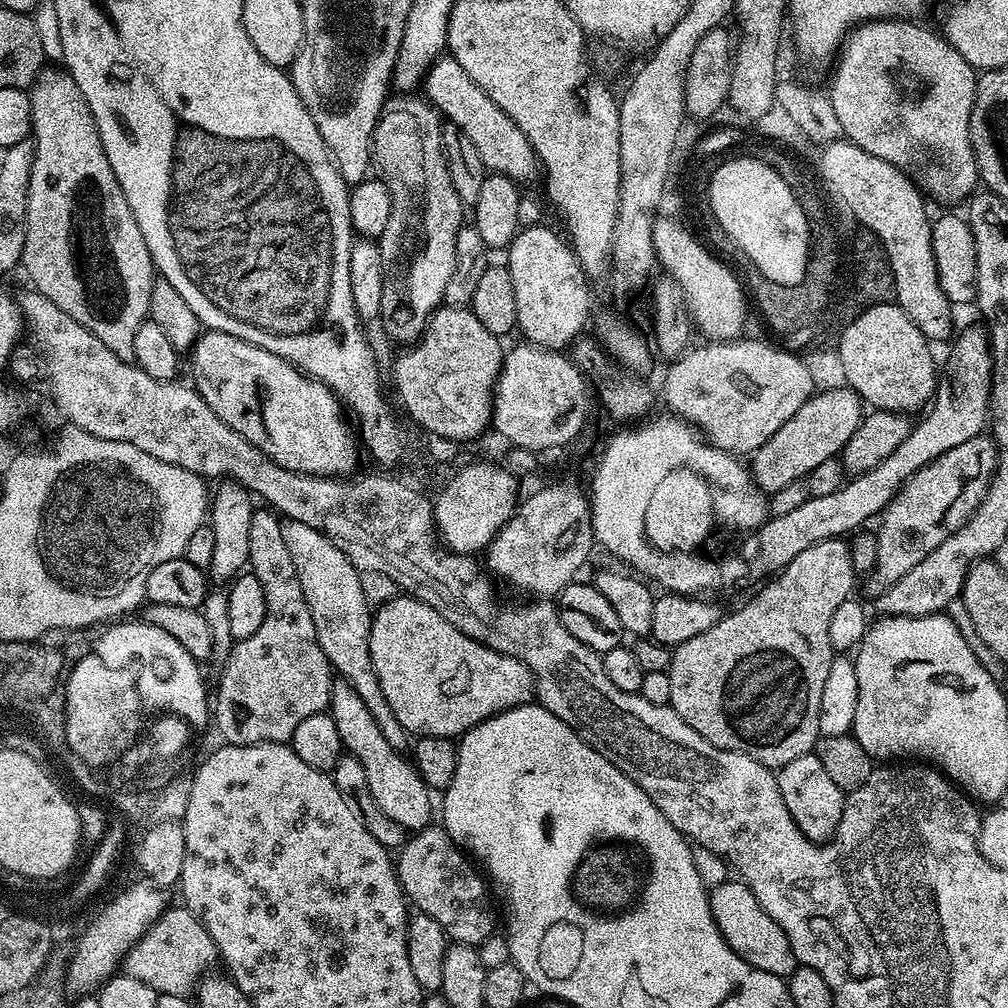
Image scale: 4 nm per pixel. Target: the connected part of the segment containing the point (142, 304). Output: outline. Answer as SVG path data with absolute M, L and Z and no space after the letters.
M45 66L32 83L30 89L32 98L32 135L36 149L34 150L34 166L30 170L28 183L28 221L26 222L26 246L22 250L22 272L28 275L28 280L35 291L40 292L58 310L66 310L79 324L86 326L90 334L94 334L118 358L125 362L134 361L134 334L138 334L138 326L143 320L149 319L148 307L150 294L154 283L154 265L150 258L150 250L146 246L146 238L142 238L142 230L138 230L138 222L134 222L134 214L122 194L122 186L118 186L118 178L114 178L114 170L110 170L110 162L106 158L106 150L102 146L102 138L98 134L98 126L94 114L90 110L90 102L86 102L82 90L78 90L78 82L63 67Z

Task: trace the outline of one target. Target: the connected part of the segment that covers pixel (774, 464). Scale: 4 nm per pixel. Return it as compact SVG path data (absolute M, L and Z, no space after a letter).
M828 388L825 392L817 391L809 396L802 406L798 406L798 414L790 418L762 442L758 451L751 453L750 471L756 485L765 494L781 490L790 483L803 481L821 462L839 457L844 451L846 442L850 442L850 434L858 430L862 419L862 401L853 388Z

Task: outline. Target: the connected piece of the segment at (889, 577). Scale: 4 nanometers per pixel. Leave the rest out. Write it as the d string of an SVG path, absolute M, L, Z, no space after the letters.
M981 434L970 438L970 442L962 442L962 446L954 446L954 450L946 450L946 454L922 466L900 487L896 497L890 501L879 517L880 529L876 528L874 532L877 538L877 560L868 580L872 580L868 584L872 594L879 593L894 582L898 582L902 574L910 574L910 570L914 570L914 566L918 566L918 562L922 562L926 554L930 554L930 550L938 550L938 546L942 546L942 542L946 542L950 534L954 534L972 517L986 494L988 484L992 481L997 455L996 444L991 435Z

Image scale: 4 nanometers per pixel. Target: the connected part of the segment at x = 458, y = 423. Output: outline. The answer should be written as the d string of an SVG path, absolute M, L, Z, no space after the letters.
M441 306L432 313L424 333L396 360L392 368L392 376L396 379L396 392L408 411L408 416L424 428L425 433L440 434L442 438L465 442L476 440L484 431L489 431L492 423L492 389L504 365L506 351L501 337L490 334L482 322L473 314L468 306Z

